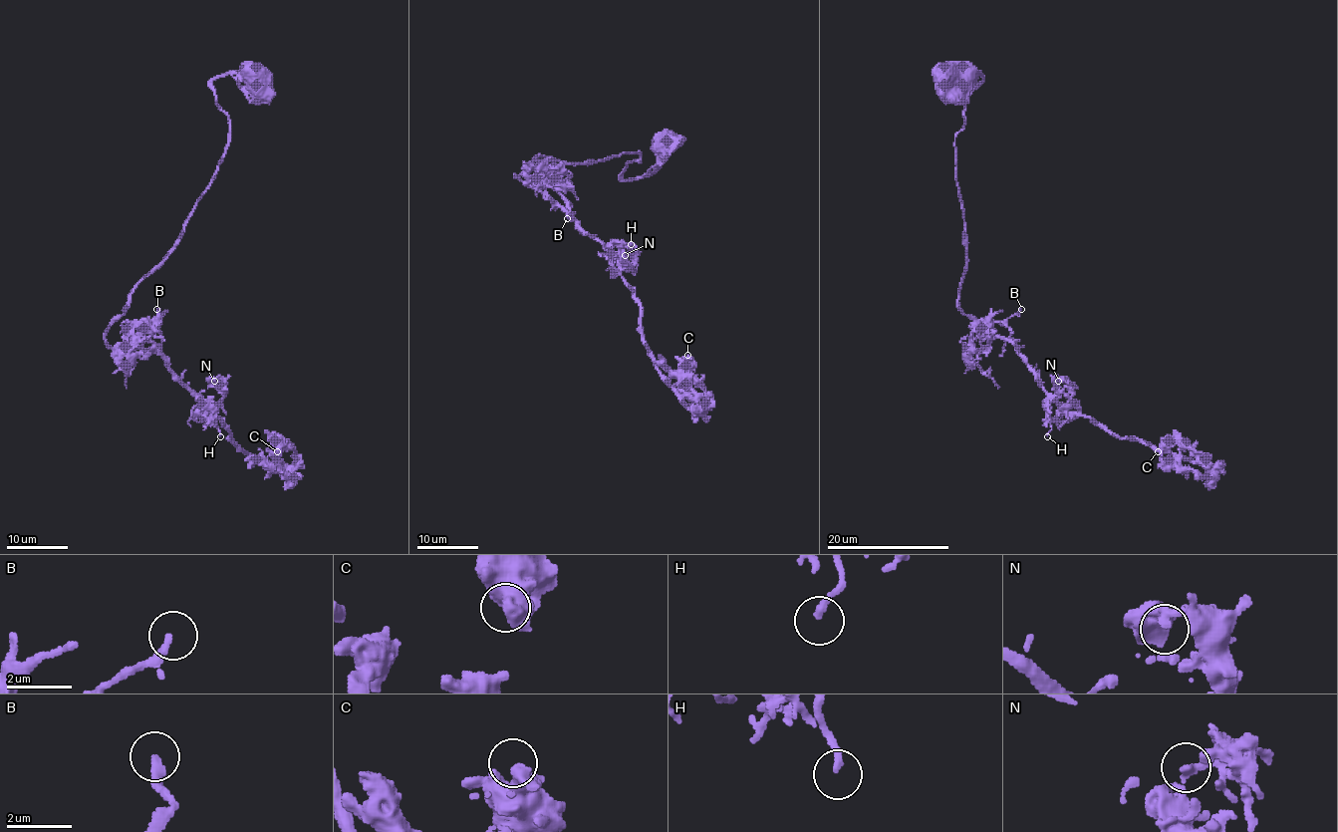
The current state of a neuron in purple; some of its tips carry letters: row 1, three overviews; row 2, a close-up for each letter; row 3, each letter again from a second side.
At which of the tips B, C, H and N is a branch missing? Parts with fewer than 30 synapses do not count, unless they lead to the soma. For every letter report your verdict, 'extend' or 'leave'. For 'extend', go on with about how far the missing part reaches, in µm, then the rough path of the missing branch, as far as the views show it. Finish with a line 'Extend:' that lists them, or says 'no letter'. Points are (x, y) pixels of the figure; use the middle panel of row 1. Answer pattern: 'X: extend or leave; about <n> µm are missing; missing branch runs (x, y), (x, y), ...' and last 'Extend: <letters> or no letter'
B: leave
C: leave
H: leave
N: leave
Extend: no letter

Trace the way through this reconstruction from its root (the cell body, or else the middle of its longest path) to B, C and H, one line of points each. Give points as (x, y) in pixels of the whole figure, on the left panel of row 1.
B: (252, 78), (212, 82), (226, 153), (178, 244), (105, 341), (119, 346), (156, 309)
C: (252, 78), (212, 82), (226, 153), (105, 341), (147, 338), (201, 412), (291, 474), (294, 451), (277, 451)
H: (252, 78), (212, 82), (226, 153), (178, 244), (105, 336), (113, 347), (147, 338), (220, 436)

